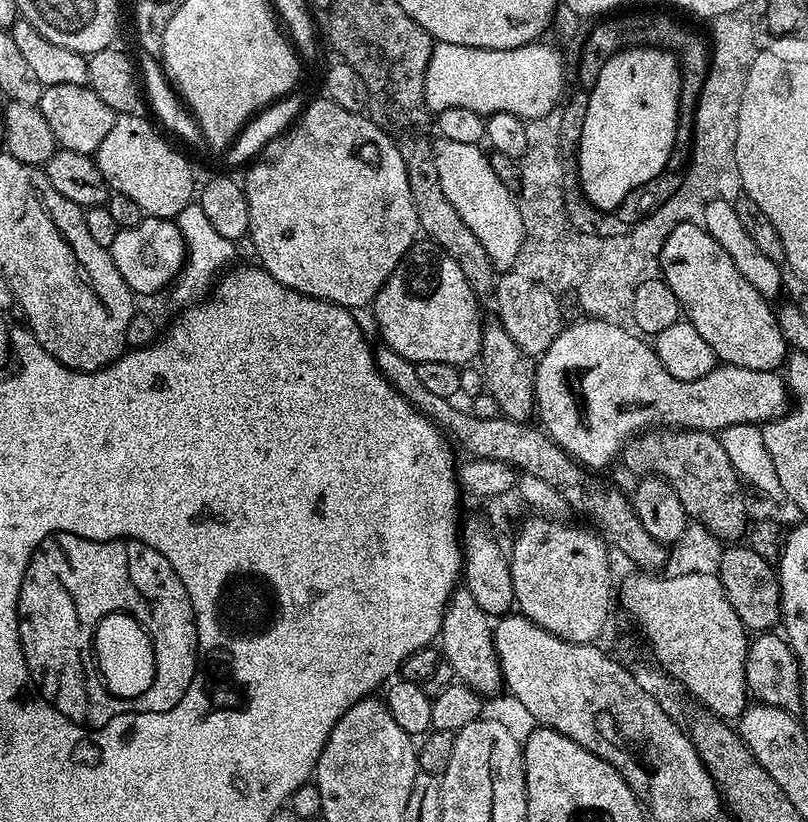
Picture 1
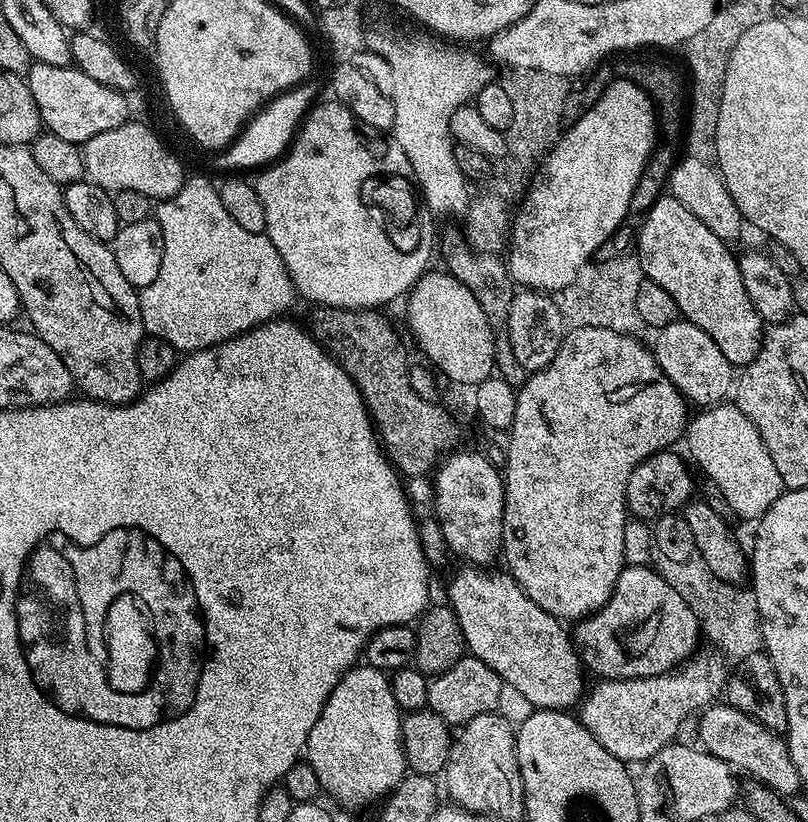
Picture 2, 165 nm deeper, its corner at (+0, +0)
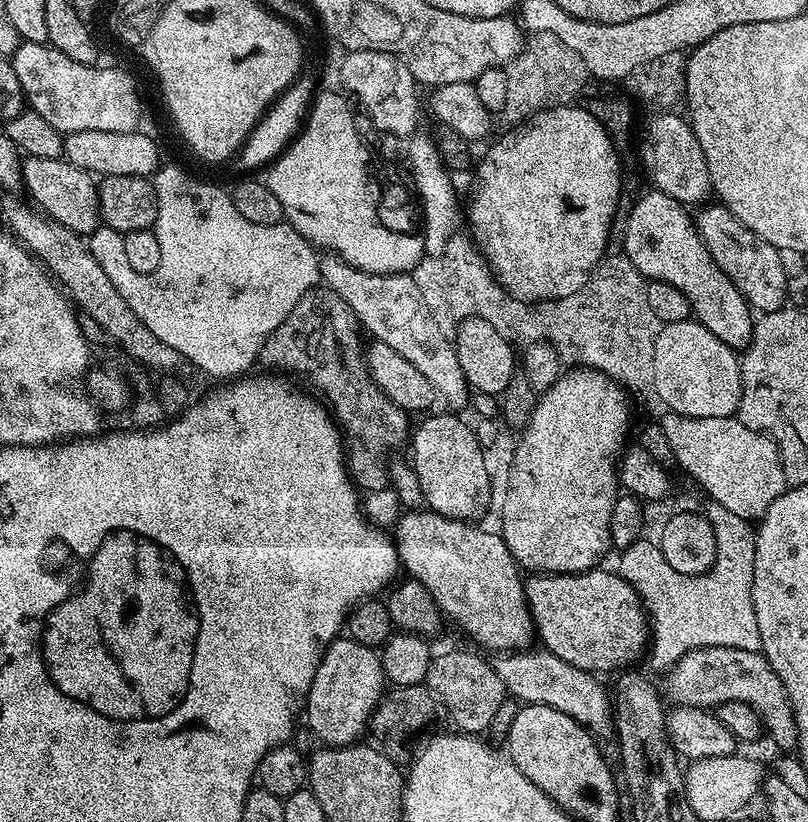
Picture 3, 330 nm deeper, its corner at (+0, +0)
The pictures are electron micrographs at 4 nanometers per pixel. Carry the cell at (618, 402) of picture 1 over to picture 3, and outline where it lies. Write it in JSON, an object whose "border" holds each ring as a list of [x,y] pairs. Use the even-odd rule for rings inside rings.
{"border":[[[583,366],[573,367],[565,371],[547,390],[539,393],[532,416],[519,433],[520,445],[512,456],[512,473],[508,476],[508,489],[504,492],[504,505],[500,508],[499,531],[504,537],[510,554],[524,570],[535,570],[540,574],[559,574],[562,572],[586,572],[601,563],[607,552],[610,552],[610,514],[614,510],[614,502],[618,495],[618,461],[626,448],[624,435],[628,432],[628,423],[632,420],[632,404],[629,393],[620,384],[612,380],[597,368]]]}

